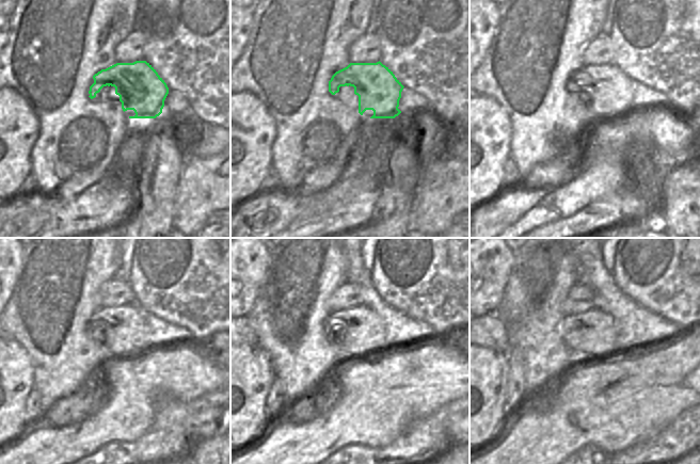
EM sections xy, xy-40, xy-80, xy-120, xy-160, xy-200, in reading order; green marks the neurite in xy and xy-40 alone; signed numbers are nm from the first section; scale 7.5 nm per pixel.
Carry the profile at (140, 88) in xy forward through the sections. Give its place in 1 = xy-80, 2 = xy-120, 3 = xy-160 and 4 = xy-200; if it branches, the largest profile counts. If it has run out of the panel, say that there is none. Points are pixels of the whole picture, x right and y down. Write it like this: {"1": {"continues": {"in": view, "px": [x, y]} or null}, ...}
{"1": {"continues": {"in": "xy-80", "px": [608, 88]}}, "2": {"continues": {"in": "xy-120", "px": [122, 328]}}, "3": {"continues": {"in": "xy-160", "px": [355, 331]}}, "4": {"continues": {"in": "xy-200", "px": [590, 334]}}}

